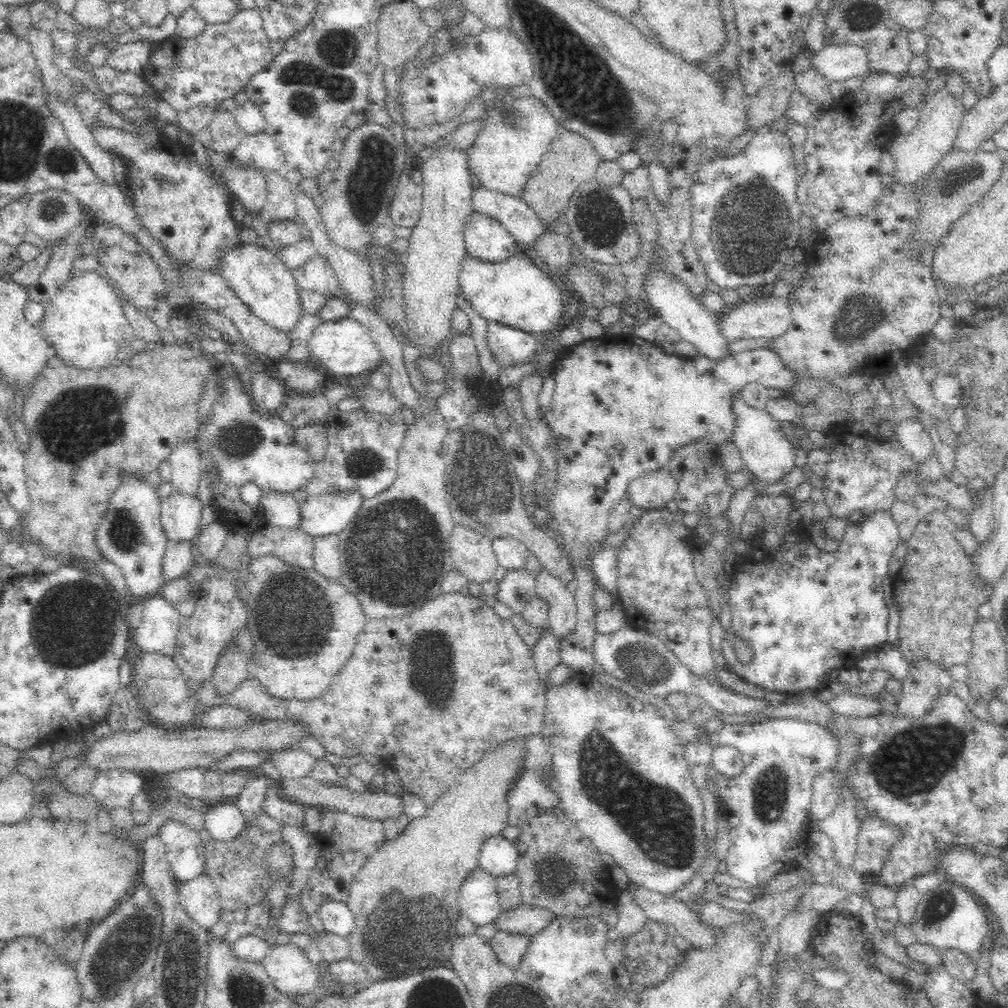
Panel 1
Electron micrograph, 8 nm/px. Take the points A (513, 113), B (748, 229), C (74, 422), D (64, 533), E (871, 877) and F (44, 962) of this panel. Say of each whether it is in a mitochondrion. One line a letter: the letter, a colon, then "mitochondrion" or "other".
A: mitochondrion
B: mitochondrion
C: mitochondrion
D: other
E: other
F: other

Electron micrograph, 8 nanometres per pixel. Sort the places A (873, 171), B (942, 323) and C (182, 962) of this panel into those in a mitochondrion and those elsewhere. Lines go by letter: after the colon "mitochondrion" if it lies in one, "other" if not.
A: other
B: other
C: mitochondrion

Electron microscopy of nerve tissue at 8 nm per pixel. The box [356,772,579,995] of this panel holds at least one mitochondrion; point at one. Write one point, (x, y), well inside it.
(394, 948)

